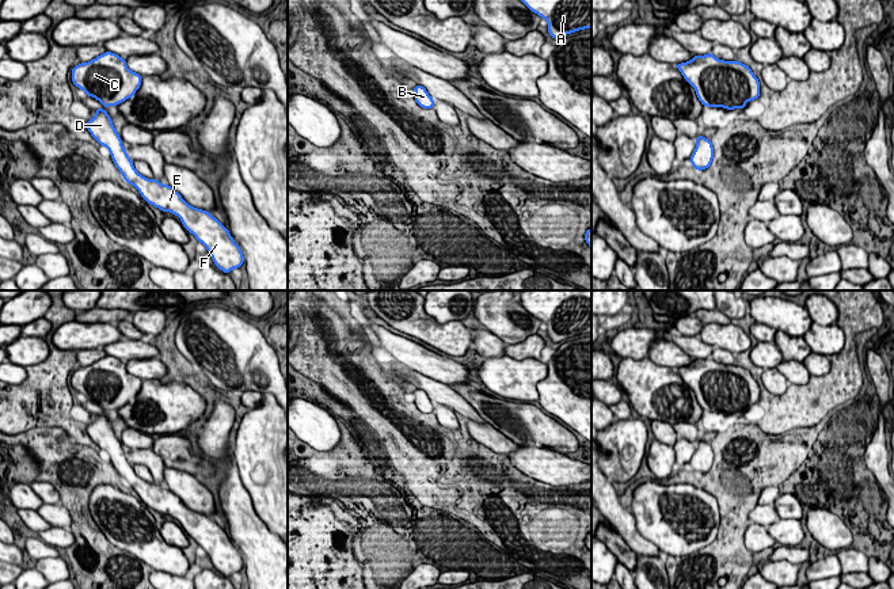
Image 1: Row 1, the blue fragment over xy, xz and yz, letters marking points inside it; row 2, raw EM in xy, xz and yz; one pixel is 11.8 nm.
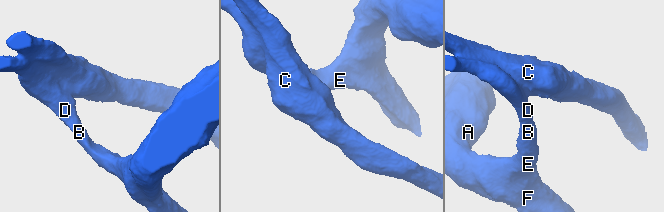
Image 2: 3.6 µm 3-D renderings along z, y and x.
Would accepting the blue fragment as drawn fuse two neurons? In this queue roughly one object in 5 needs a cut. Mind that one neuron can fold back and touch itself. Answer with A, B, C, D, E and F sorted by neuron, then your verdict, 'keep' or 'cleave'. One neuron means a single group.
groups A B C D E F; keep

